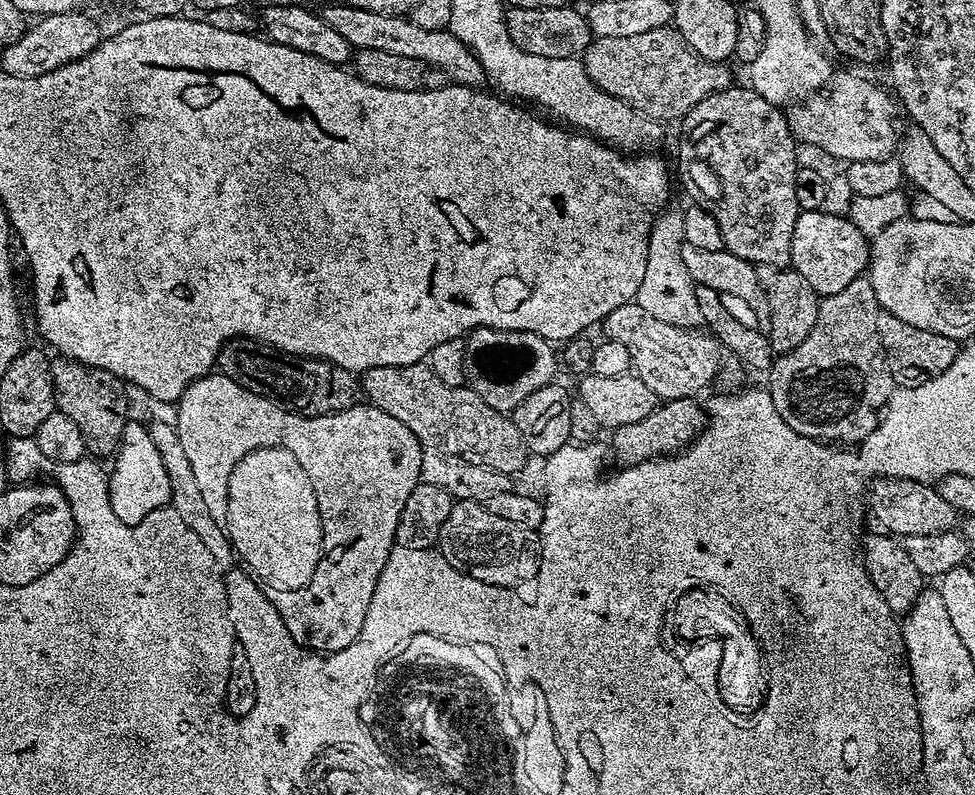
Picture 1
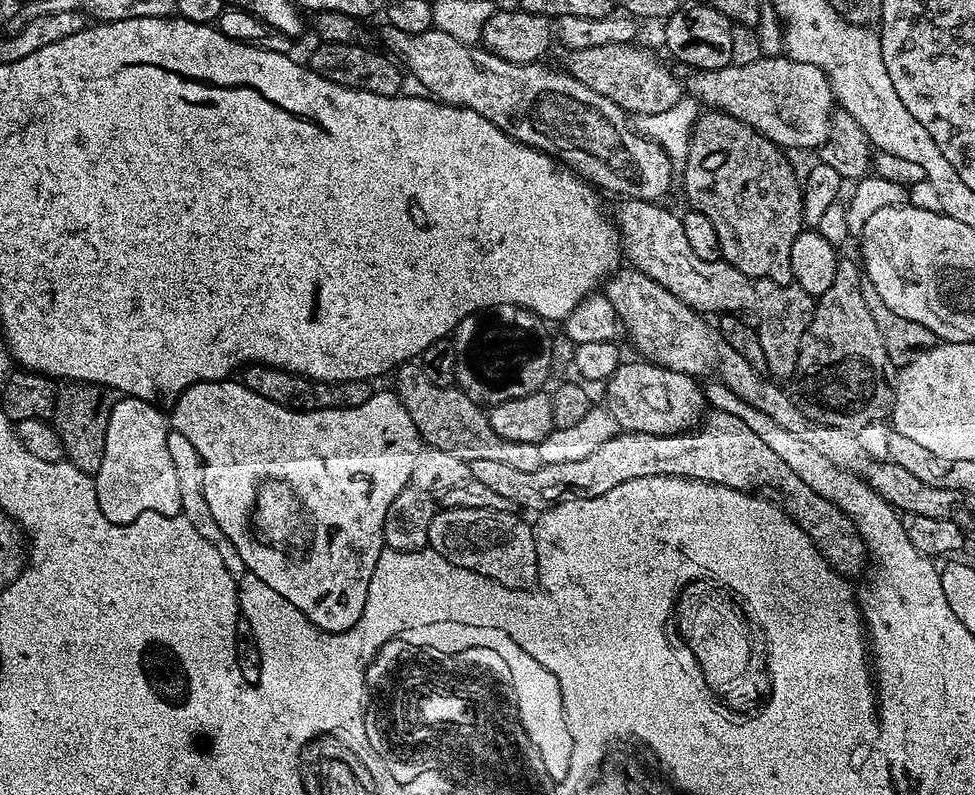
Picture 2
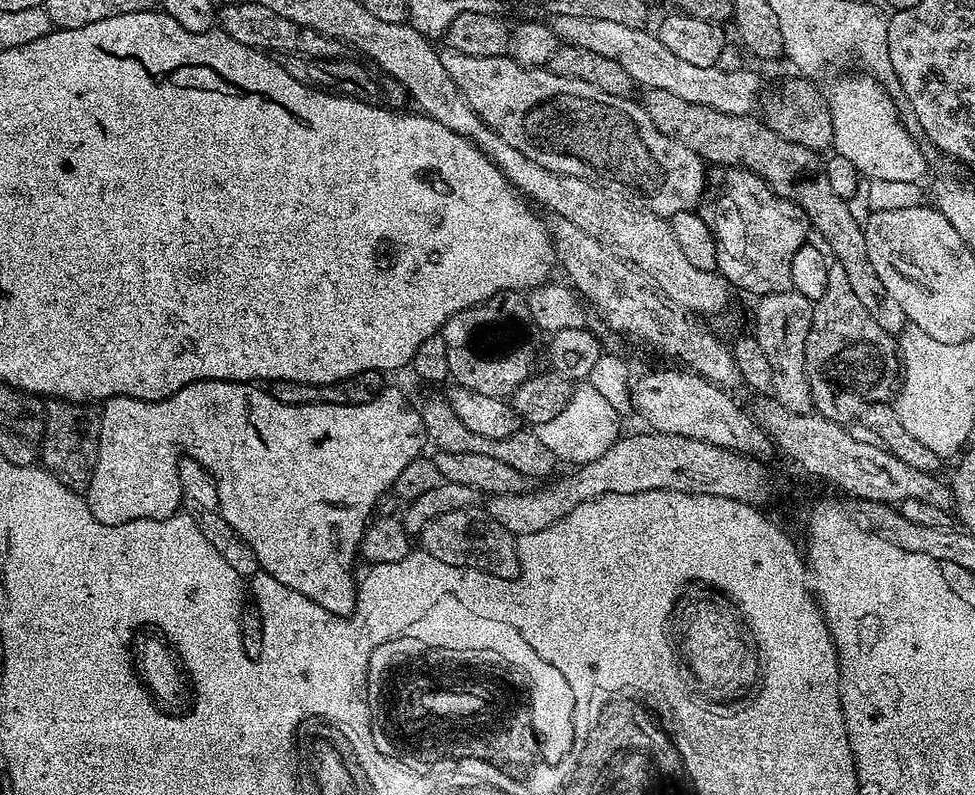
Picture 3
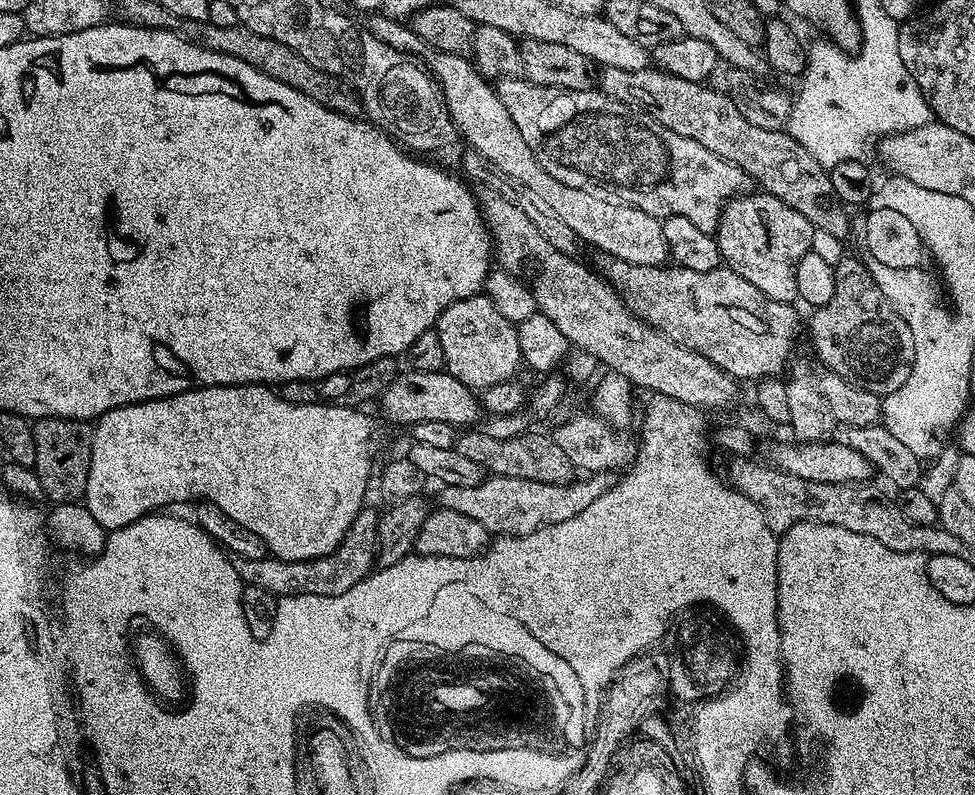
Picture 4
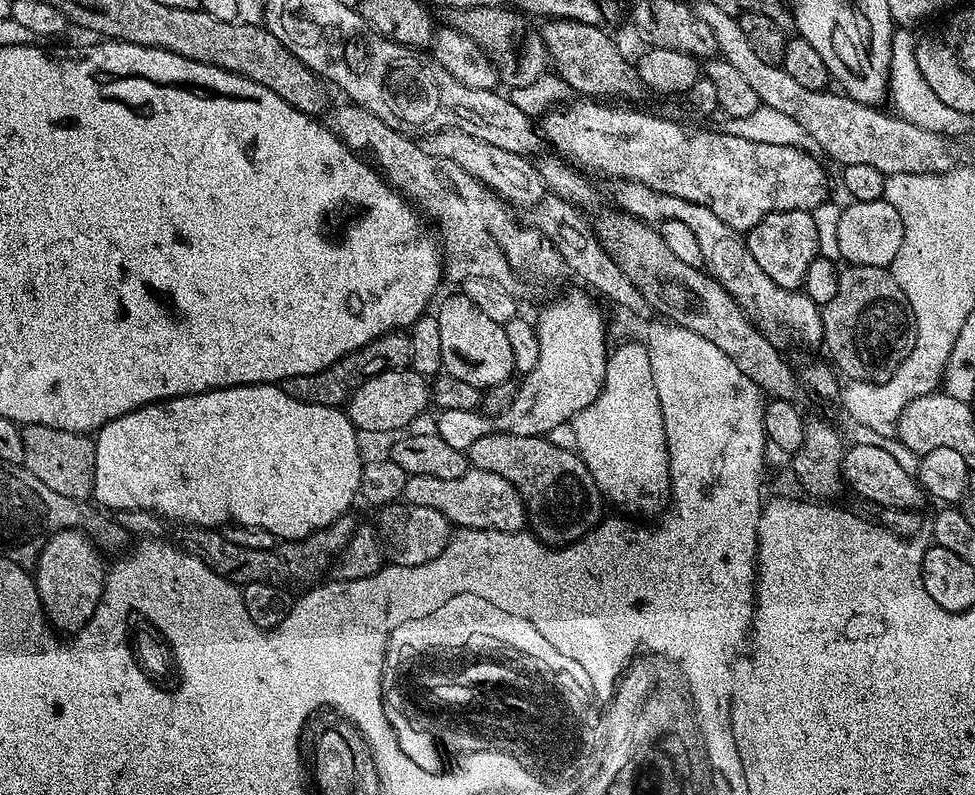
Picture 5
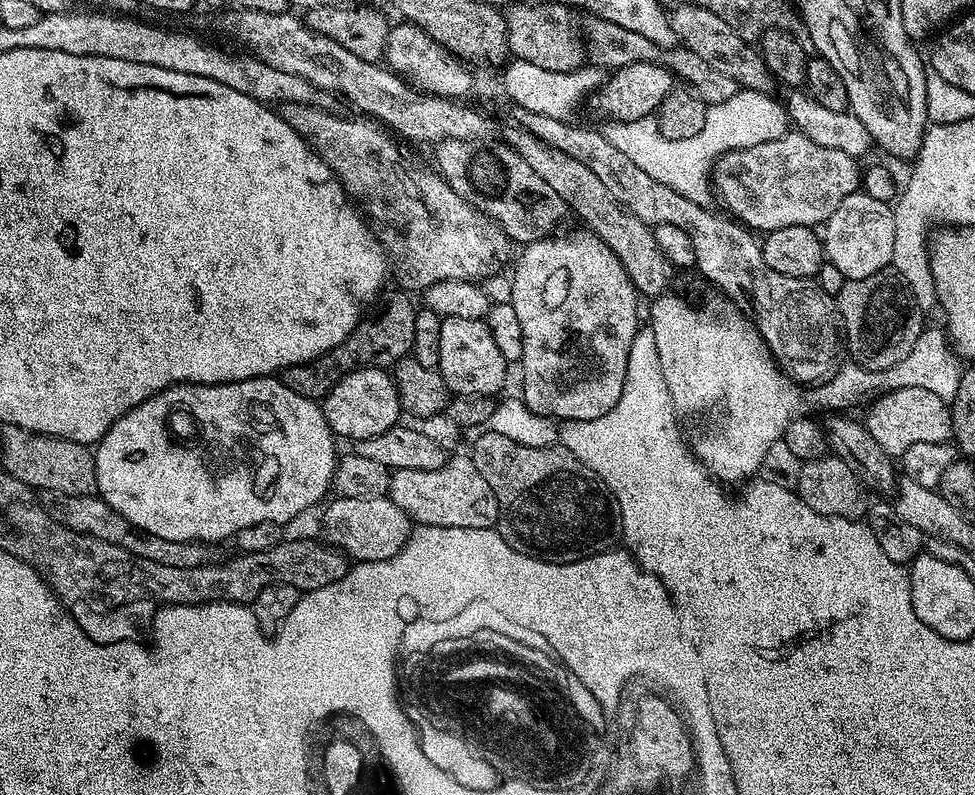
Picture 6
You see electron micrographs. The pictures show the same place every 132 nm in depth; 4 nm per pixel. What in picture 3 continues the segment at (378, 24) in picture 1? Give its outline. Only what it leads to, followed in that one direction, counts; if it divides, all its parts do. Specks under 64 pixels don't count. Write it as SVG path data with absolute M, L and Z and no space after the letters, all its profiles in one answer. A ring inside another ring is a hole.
M447 46L441 47L439 54L442 66L446 66L446 74L454 78L454 84L470 110L478 114L482 123L510 142L514 150L522 150L528 160L538 162L538 166L546 166L546 170L563 176L588 180L605 192L623 198L629 205L656 216L671 218L679 212L693 211L696 203L701 203L706 187L706 161L694 154L694 150L678 146L674 138L666 138L666 134L650 122L647 110L637 101L635 104L635 99L611 96L590 86L590 82L562 78L549 72L547 67L524 68L508 54L474 58L474 54L458 54L458 50Z

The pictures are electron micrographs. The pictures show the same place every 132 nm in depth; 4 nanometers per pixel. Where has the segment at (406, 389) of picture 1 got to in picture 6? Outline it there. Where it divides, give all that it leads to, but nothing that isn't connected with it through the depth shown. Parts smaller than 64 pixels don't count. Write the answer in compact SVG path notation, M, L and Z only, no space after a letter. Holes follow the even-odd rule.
M481 431L480 436L472 444L470 459L486 478L490 490L494 490L494 498L498 502L500 515L494 525L494 531L518 554L527 556L540 555L552 560L573 560L583 556L584 552L593 552L601 546L601 542L611 539L615 533L616 516L620 512L612 492L586 465L578 462L570 450L562 446L537 448L524 446L506 438L505 435Z

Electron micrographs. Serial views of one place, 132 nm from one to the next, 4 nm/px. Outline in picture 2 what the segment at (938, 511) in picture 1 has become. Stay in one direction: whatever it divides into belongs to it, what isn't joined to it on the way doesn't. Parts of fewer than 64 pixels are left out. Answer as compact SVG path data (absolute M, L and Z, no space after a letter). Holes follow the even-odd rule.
M631 266L621 267L603 285L602 292L610 298L610 306L614 306L623 331L626 336L628 332L633 346L640 351L637 353L643 359L678 374L697 378L712 375L712 378L726 385L731 392L738 394L742 402L754 406L754 410L762 410L762 414L770 414L770 418L774 418L774 422L778 422L782 430L795 434L802 438L802 442L818 449L825 458L834 462L834 466L857 474L863 473L869 467L868 452L856 432L838 426L826 426L810 418L789 393L787 396L780 389L783 387L779 383L769 382L757 369L752 368L750 362L746 362L746 358L742 358L742 354L738 354L738 350L734 350L734 346L730 346L730 342L722 338L719 330L714 330L713 325L711 328L704 321L707 319L698 315L687 304L681 304L678 297L670 294L670 290L666 290L646 274L637 272Z

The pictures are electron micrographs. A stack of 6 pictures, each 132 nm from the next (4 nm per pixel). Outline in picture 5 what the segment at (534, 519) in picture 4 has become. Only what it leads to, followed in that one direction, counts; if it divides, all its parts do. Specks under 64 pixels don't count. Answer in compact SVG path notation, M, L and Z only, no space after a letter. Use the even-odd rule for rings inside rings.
M469 467L462 478L430 478L429 476L409 476L403 499L414 506L430 506L438 510L457 529L481 528L499 532L518 532L525 527L524 503L502 474L490 474L481 468Z

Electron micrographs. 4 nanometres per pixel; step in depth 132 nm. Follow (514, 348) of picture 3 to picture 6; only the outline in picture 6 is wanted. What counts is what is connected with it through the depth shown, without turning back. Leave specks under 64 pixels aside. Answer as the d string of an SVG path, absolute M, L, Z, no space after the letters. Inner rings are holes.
M443 317L442 350L438 371L442 374L449 393L456 396L495 397L496 391L503 386L504 379L508 376L508 368L509 361L502 358L484 320Z

